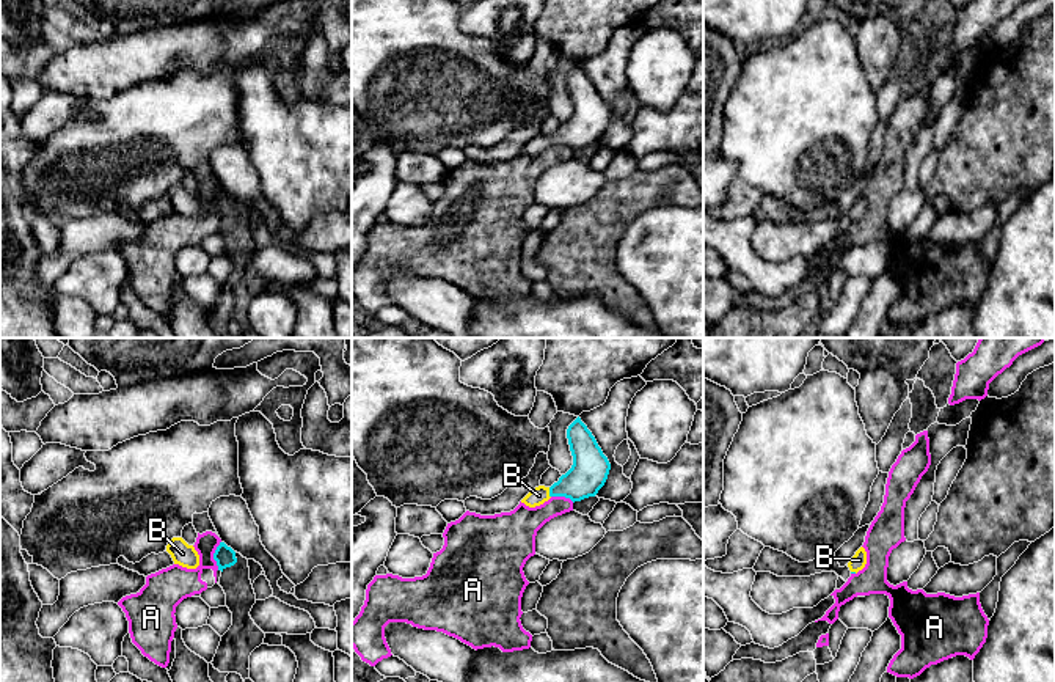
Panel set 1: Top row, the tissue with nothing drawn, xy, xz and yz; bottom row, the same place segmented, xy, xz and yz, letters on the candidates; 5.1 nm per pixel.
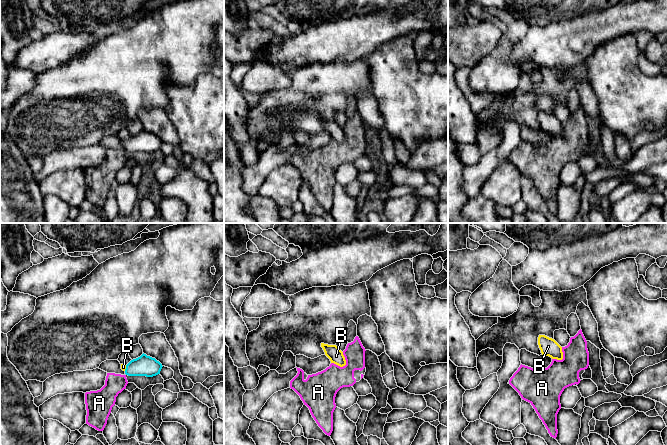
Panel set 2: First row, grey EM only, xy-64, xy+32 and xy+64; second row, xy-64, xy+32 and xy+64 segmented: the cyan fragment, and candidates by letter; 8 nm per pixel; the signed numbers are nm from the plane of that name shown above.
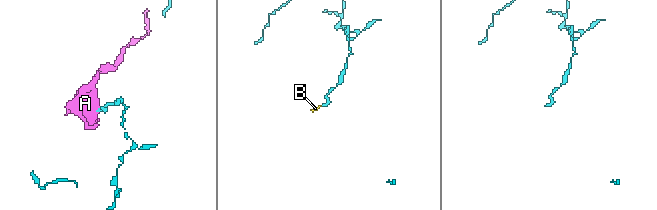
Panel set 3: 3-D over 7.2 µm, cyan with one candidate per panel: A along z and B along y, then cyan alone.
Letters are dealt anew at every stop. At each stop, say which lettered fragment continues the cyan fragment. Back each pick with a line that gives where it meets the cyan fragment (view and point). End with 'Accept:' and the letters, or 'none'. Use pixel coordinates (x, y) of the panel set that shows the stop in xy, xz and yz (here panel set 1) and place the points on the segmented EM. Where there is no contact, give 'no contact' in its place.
B: contact xz (550, 492)
Accept: B

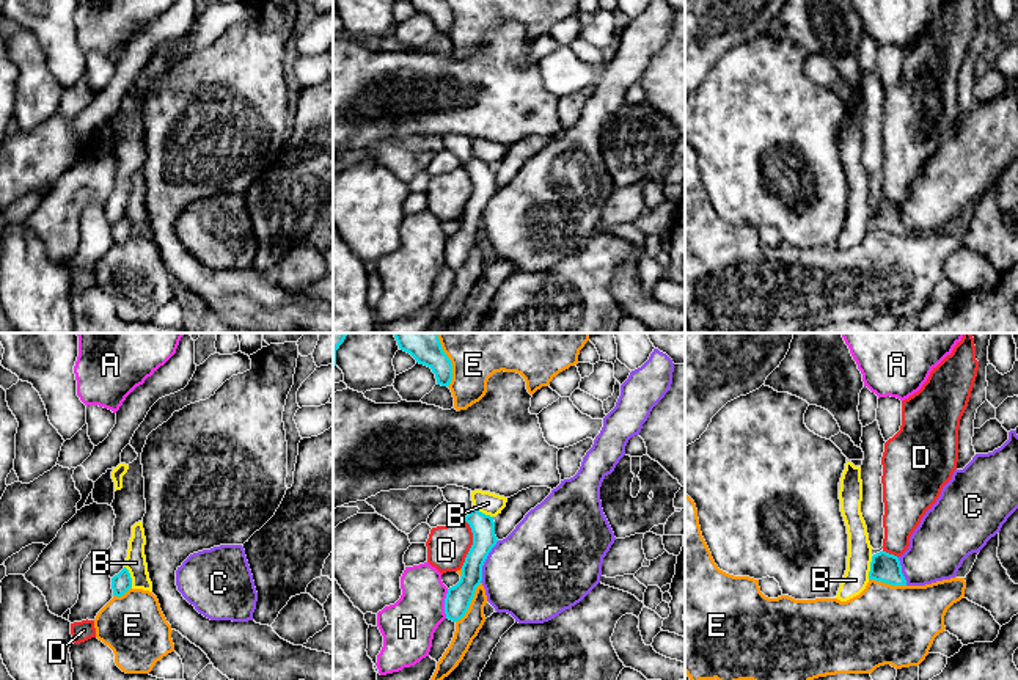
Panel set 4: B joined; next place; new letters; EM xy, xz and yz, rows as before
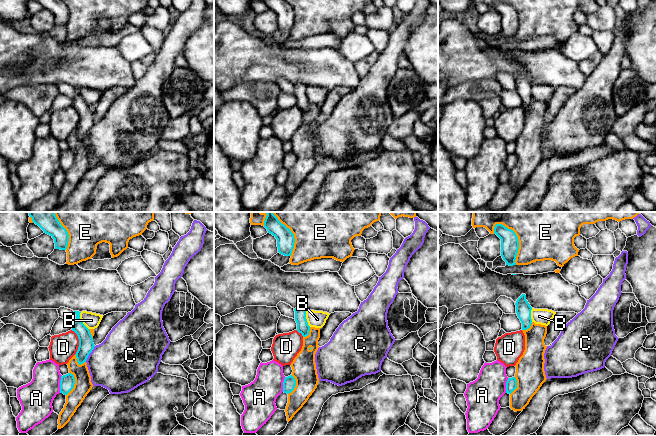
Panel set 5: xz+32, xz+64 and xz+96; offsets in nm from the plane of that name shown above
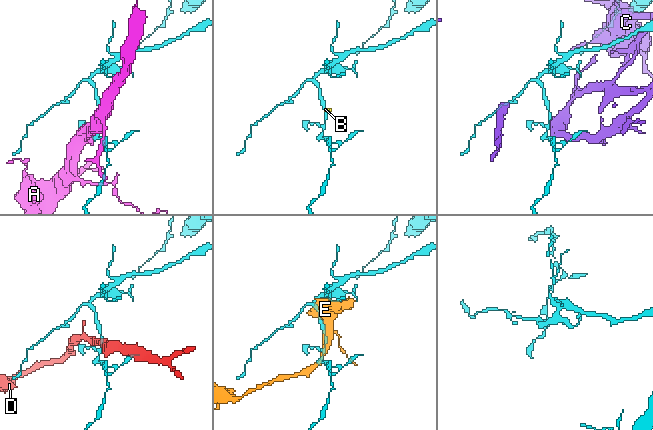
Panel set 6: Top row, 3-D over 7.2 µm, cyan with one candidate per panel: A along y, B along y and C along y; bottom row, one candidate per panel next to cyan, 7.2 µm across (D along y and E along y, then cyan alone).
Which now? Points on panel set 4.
Accept: none

